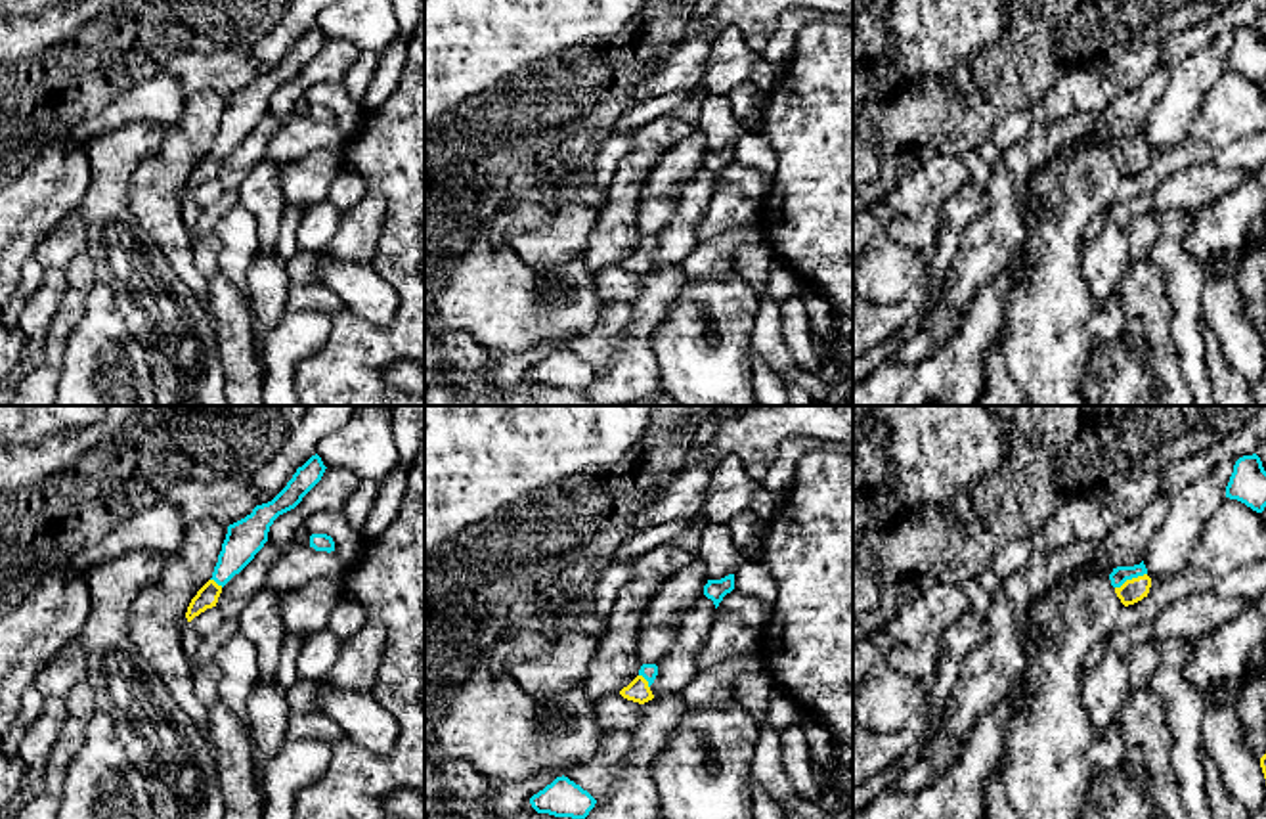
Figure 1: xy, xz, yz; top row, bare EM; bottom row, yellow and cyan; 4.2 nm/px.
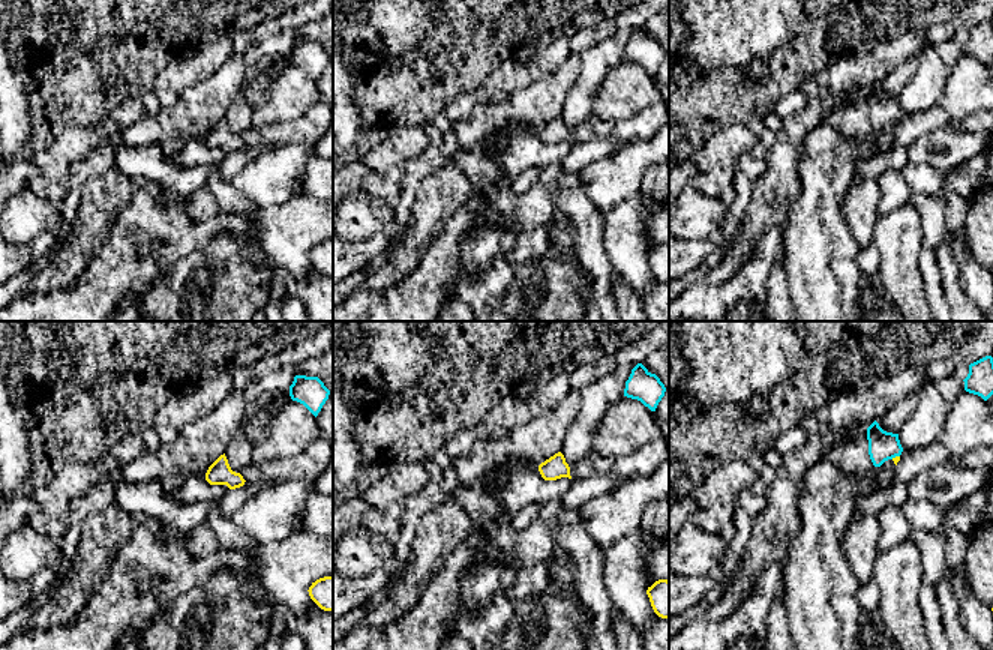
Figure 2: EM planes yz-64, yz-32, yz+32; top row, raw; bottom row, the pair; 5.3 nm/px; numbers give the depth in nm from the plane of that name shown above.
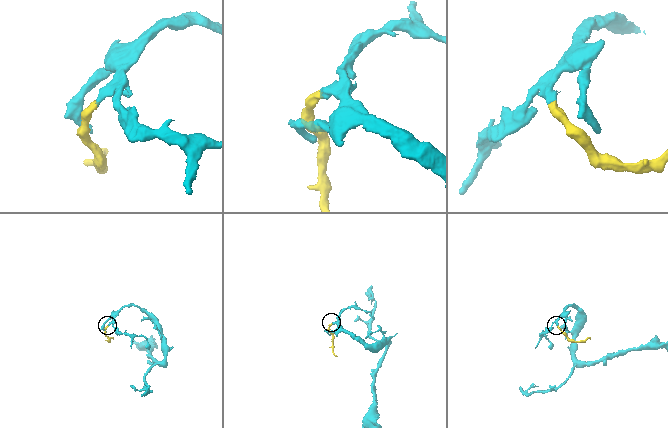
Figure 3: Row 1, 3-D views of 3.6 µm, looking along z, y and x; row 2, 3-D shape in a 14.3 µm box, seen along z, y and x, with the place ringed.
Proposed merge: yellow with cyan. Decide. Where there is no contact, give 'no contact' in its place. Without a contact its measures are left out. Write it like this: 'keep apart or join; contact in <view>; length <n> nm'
join; contact in yz; length 150 nm

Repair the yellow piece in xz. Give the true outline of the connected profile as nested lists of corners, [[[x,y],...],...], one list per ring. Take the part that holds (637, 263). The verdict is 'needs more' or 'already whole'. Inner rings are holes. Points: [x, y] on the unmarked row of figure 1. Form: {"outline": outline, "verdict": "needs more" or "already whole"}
{"outline": [[[643,235],[639,241],[639,247],[620,262],[620,266],[627,272],[644,276],[654,270],[650,256],[654,255],[658,247],[656,235]]], "verdict": "needs more"}

